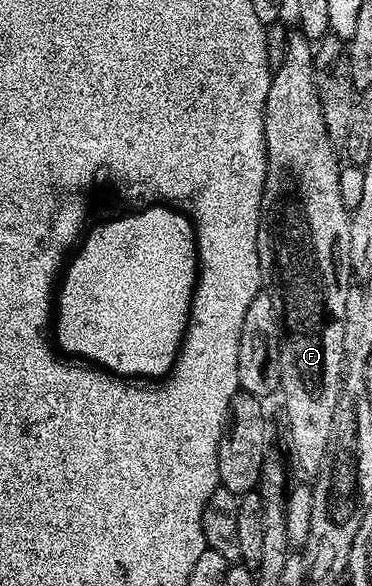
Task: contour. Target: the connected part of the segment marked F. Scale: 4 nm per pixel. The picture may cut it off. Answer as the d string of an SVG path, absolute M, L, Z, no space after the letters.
M293 33L286 39L286 52L282 55L282 64L273 68L268 89L268 101L264 105L264 141L266 142L266 176L262 190L262 204L260 205L260 221L258 222L258 256L260 269L264 276L265 290L270 292L272 305L276 305L278 321L282 329L280 341L280 396L286 406L286 427L290 430L290 449L294 459L302 471L307 471L310 477L317 476L326 451L330 447L329 438L332 432L333 414L336 410L337 397L341 394L341 383L344 370L343 355L345 353L345 321L346 302L352 288L352 272L350 270L350 216L344 201L340 201L340 162L336 152L336 144L328 137L328 129L324 127L324 112L320 109L320 97L314 80L314 47L311 40L301 33Z

